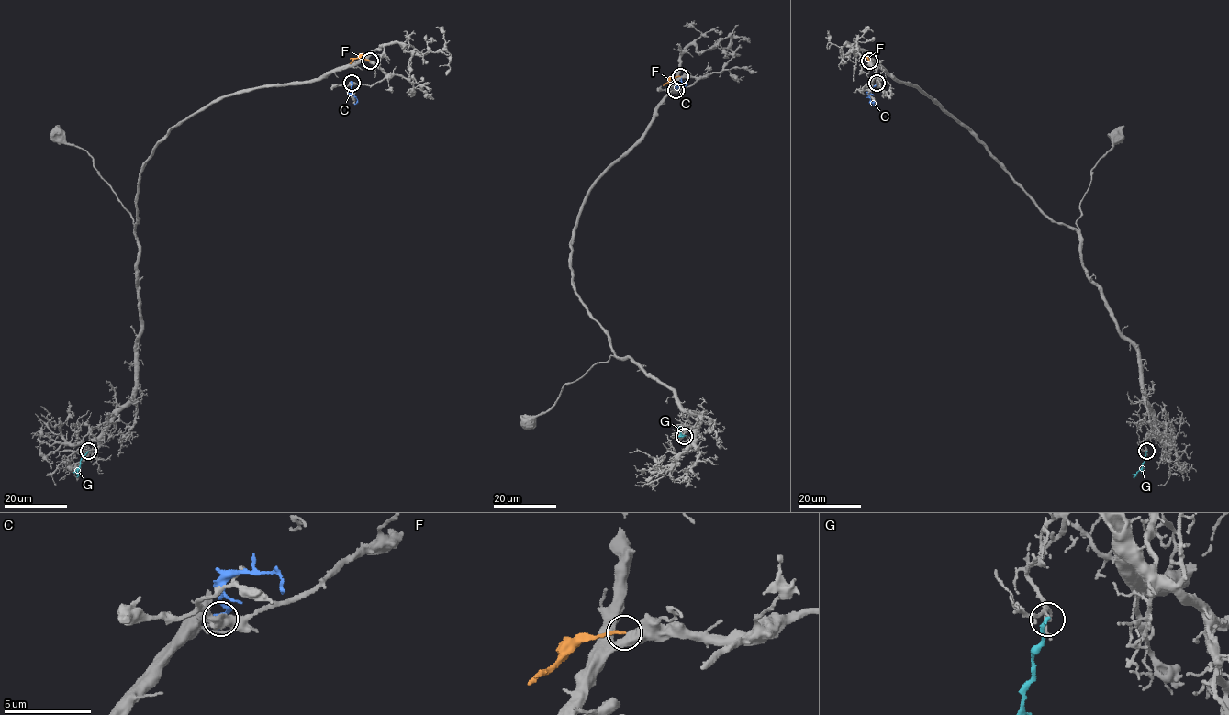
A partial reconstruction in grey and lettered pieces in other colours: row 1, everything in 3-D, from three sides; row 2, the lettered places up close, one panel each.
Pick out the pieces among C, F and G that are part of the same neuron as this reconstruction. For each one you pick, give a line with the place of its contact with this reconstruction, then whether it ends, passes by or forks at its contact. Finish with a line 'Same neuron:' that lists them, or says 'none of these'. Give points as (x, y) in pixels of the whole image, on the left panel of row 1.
Same neuron: none of these

